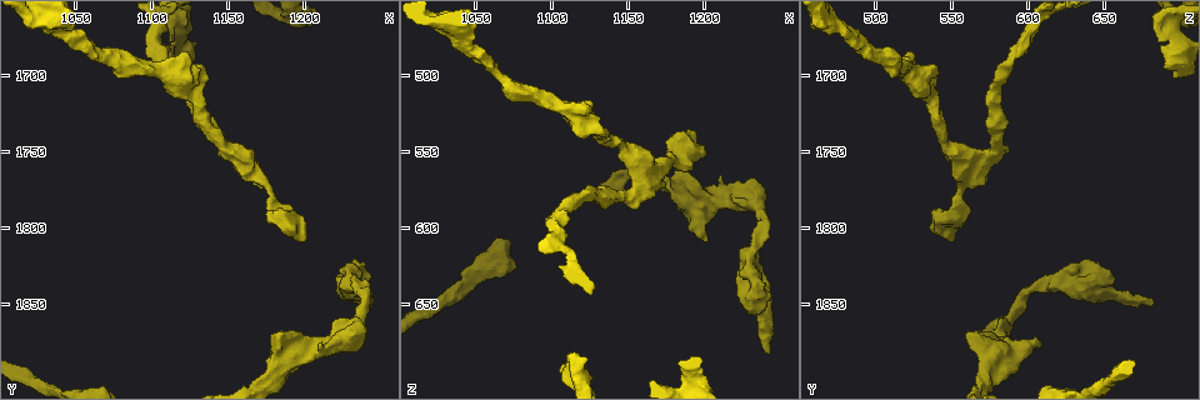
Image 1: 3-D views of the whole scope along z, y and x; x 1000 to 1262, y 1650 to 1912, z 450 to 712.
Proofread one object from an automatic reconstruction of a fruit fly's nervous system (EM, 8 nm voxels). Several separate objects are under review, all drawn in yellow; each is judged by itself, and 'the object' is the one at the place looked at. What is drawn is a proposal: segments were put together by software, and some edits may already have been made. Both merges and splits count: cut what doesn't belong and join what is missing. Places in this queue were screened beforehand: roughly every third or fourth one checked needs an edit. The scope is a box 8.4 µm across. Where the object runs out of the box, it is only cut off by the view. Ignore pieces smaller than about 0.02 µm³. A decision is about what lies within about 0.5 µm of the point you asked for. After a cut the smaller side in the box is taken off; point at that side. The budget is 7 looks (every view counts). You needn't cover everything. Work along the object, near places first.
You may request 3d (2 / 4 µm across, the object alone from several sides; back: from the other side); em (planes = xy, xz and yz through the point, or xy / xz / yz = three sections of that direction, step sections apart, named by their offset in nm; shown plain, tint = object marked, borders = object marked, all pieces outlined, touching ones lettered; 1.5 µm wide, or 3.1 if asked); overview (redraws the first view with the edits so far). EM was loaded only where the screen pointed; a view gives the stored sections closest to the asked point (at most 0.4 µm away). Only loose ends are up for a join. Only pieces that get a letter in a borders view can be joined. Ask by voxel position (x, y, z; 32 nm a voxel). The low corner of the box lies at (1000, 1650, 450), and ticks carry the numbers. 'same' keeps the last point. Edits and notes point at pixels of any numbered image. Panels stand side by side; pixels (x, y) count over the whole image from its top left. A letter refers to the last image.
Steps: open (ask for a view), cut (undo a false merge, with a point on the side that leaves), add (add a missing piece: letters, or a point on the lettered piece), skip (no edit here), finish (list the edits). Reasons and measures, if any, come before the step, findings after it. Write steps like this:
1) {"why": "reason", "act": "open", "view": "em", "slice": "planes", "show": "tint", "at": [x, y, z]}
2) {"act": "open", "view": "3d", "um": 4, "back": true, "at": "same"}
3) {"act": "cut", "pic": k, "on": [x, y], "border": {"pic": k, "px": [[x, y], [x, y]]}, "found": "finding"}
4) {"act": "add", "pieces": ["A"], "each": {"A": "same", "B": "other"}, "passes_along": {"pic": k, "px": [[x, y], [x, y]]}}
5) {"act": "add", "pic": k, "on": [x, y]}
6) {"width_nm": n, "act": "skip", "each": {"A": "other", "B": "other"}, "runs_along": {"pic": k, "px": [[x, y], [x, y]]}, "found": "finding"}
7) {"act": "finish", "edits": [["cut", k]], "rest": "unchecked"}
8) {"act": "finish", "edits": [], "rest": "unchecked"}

{"why": "branch stops here", "act": "open", "view": "em", "slice": "planes", "show": "borders", "at": [1200, 1810, 548]}

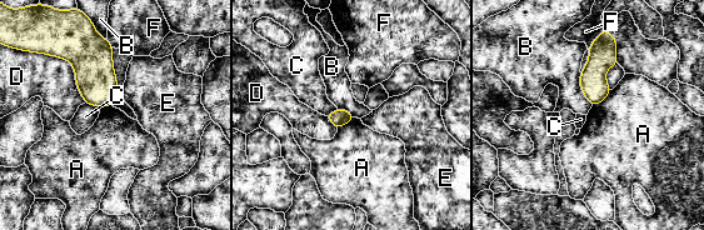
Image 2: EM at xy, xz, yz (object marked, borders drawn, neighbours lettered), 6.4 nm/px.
{"act": "skip", "each": {"A": "other", "B": "other", "C": "other", "D": "other", "E": "other", "F": "other"}, "border": {"pic": 2, "px": [[612, 90], [602, 101], [592, 106]]}, "found": "none of them fits"}

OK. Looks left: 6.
{"why": "branch stops here", "act": "open", "view": "em", "slice": "planes", "show": "borders", "at": [1244, 1850, 682]}

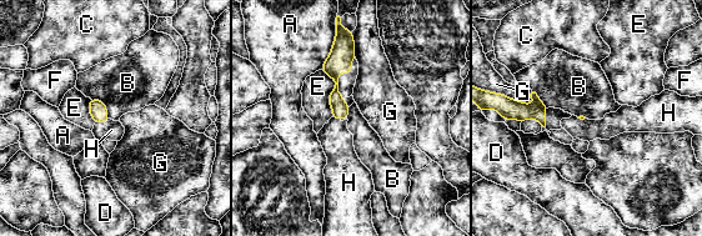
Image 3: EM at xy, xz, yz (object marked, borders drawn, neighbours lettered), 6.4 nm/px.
{"longest_contact_nm": ["E", 320], "act": "add", "pieces": ["H"], "each": {"A": "other", "B": "other", "C": "other", "D": "other", "E": "other", "F": "other", "G": "other", "H": "same"}, "passes_along": {"pic": 3, "px": [[98, 109], [103, 121], [111, 130]]}, "found": "the cell continues"}

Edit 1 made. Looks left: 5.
{"why": "branch stops here", "act": "open", "view": "em", "slice": "yz", "step": 8, "show": "tint", "at": [1110, 1686, 686]}

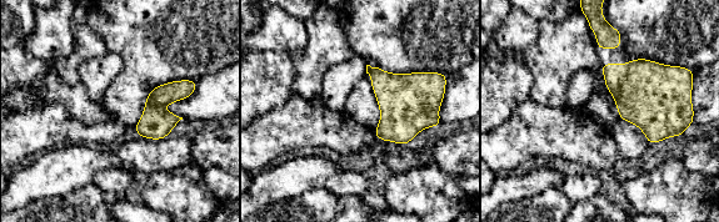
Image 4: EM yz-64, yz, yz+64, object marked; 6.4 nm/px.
{"why": "cut it another way", "act": "open", "view": "em", "slice": "planes", "show": "borders", "at": "same"}

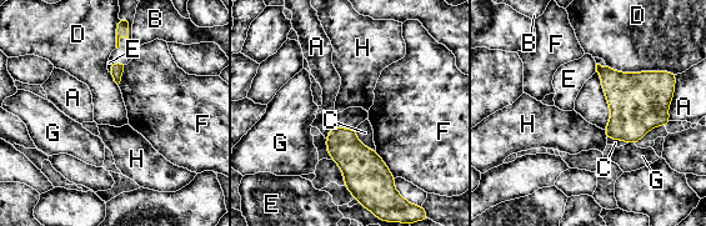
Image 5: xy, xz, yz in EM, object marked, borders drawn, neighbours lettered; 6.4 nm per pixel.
{"longest_contact_nm": ["D", 460], "act": "skip", "each": {"A": "other", "B": "other", "C": "other", "D": "other", "E": "other", "F": "other", "G": "other", "H": "other"}, "found": "none of them fits"}

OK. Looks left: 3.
{"act": "finish", "edits": [["add", 3]], "rest": "unchecked"}

